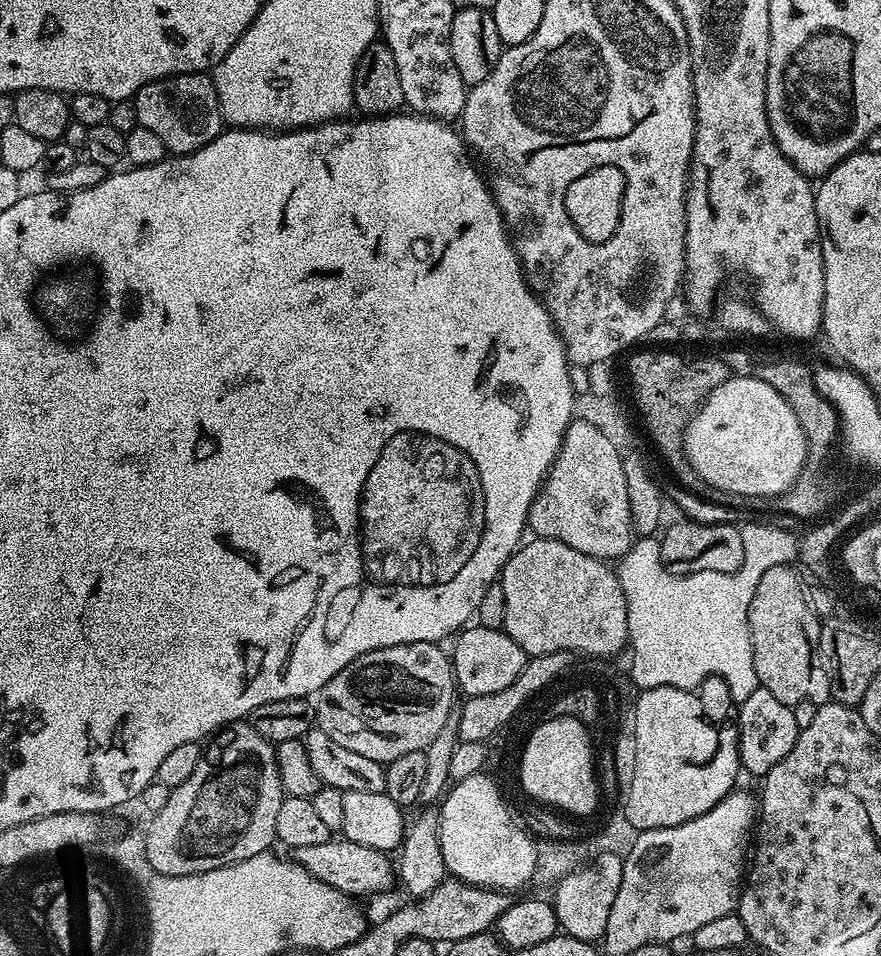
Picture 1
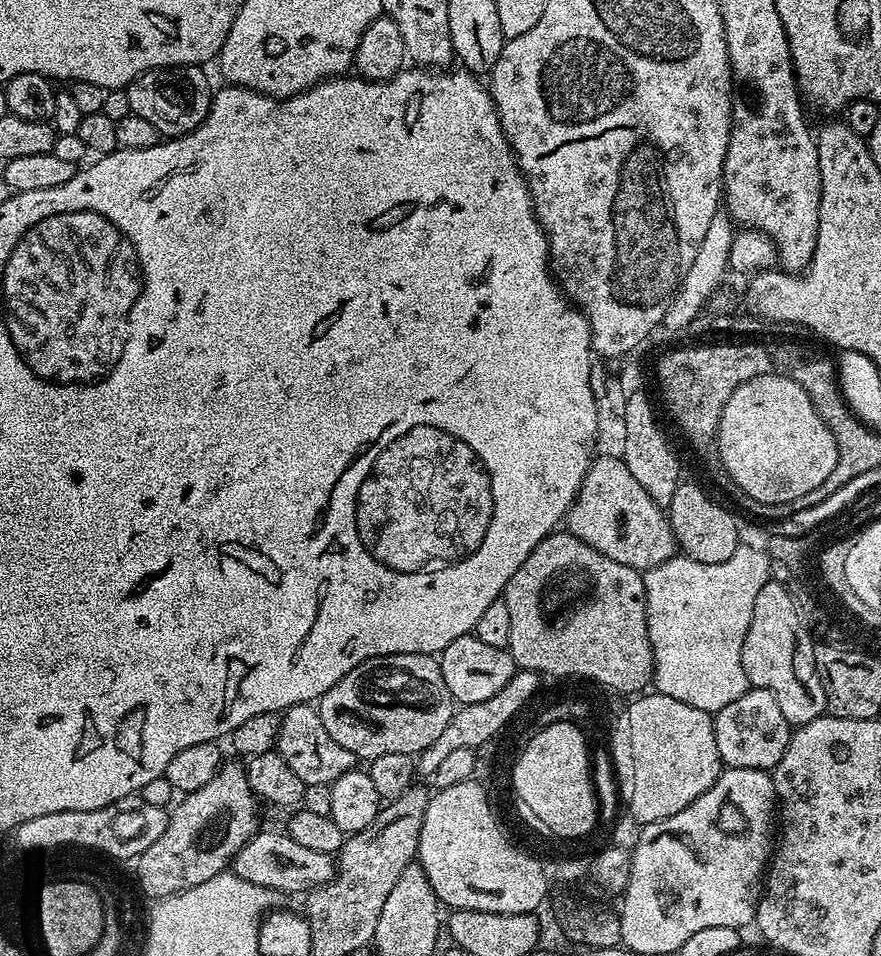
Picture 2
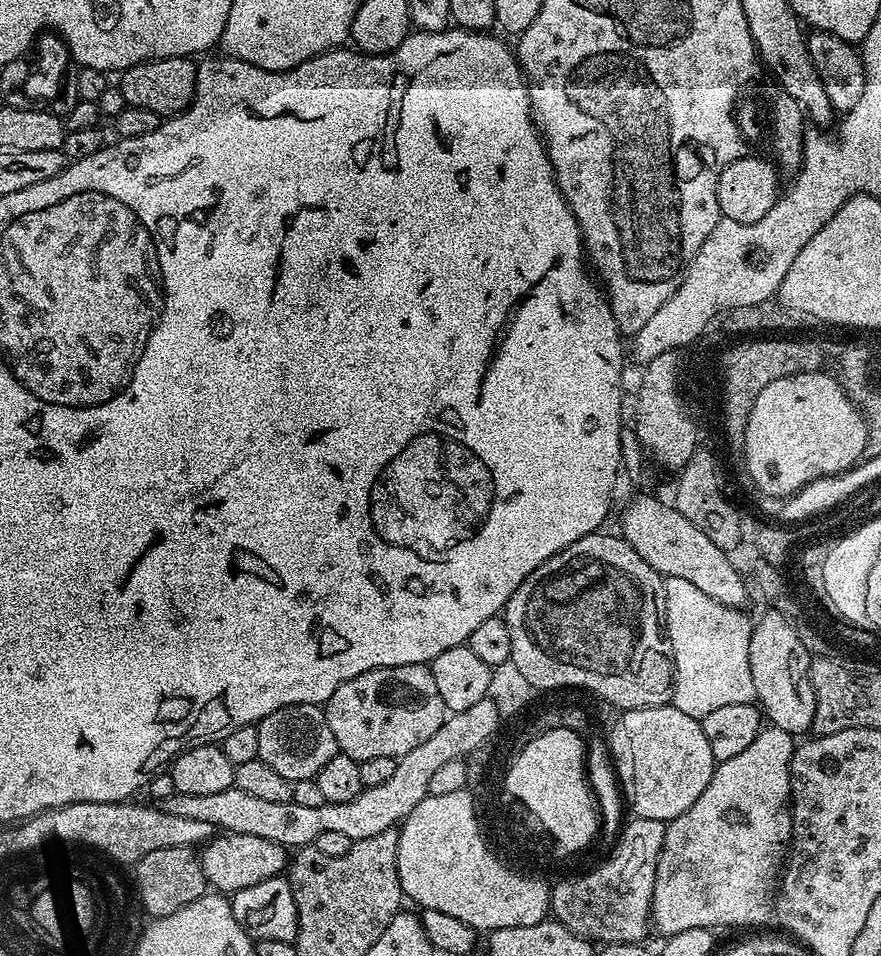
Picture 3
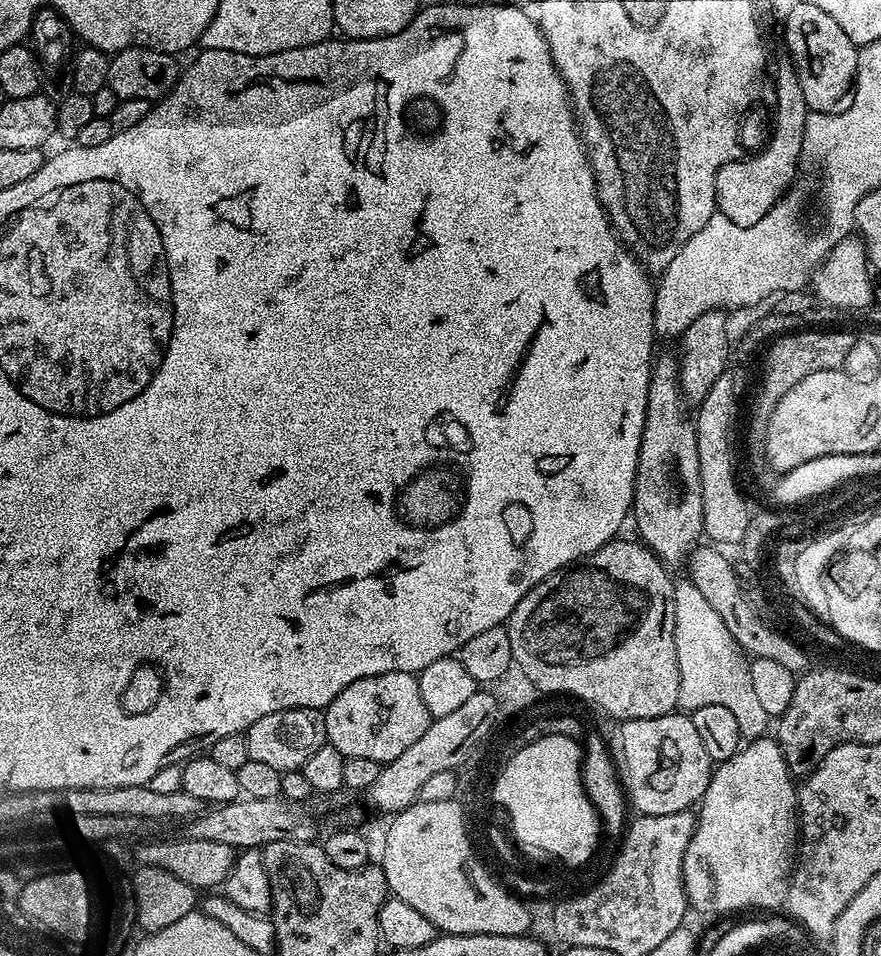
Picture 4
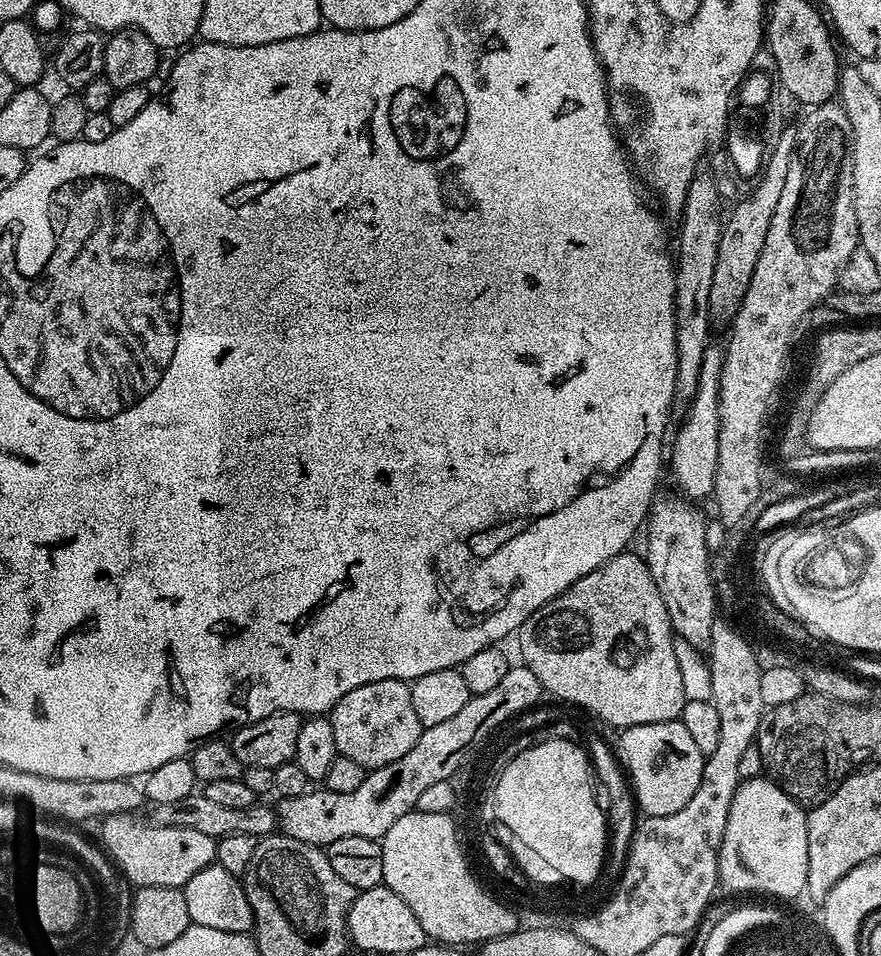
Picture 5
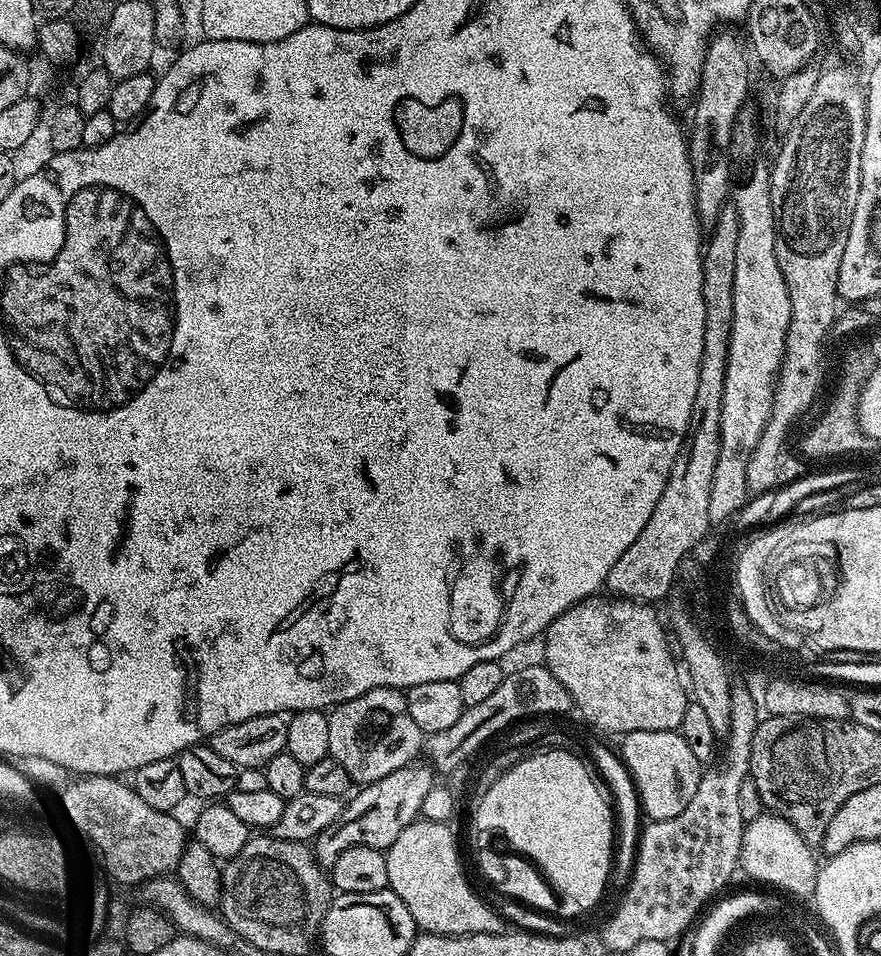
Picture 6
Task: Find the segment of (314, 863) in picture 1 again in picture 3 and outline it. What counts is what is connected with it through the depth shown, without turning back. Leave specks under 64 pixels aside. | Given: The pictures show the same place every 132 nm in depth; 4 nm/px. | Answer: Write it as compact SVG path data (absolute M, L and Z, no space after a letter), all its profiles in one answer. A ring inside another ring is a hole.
M227 831L213 835L212 839L203 845L199 857L200 869L203 870L205 878L220 894L237 892L246 886L254 886L254 882L266 882L266 878L281 875L290 863L290 852L287 847L266 838L254 837L252 834Z

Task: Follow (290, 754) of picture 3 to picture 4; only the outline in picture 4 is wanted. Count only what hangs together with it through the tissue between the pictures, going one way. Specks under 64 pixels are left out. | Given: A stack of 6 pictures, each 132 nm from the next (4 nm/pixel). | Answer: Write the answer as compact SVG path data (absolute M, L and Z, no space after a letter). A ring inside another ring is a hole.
M287 708L266 714L266 718L258 718L258 722L243 733L243 738L249 760L263 762L282 774L303 770L314 753L328 743L324 714L318 708Z

